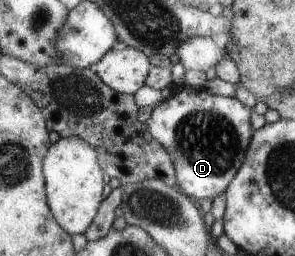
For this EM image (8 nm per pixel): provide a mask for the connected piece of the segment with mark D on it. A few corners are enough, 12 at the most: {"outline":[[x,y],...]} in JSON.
{"outline":[[204,87],[153,107],[151,136],[194,202],[228,190],[250,110]]}

